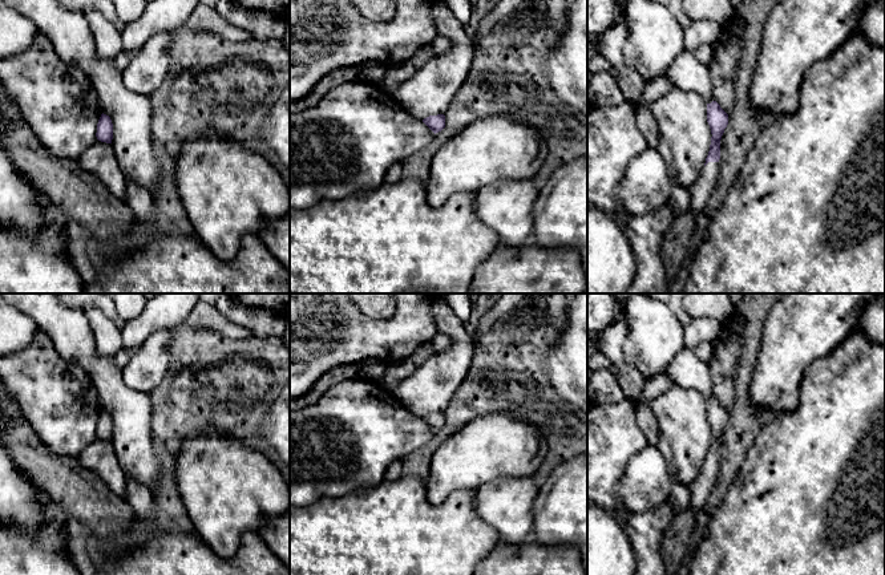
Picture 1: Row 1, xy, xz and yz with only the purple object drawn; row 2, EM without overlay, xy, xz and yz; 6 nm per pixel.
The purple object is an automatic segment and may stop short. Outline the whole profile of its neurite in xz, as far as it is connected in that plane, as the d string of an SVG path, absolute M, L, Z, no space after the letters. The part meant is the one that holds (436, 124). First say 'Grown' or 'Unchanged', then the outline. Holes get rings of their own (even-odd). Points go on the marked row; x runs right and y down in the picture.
Unchanged. M444 114L429 116L424 118L423 122L436 134L445 127L445 116Z

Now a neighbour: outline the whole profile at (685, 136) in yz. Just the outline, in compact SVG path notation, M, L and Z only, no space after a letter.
M672 89L651 105L659 127L658 151L667 163L672 186L691 189L711 145L707 101L694 90Z

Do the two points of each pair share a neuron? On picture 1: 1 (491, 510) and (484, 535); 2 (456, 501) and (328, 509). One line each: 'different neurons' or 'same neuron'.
1: different neurons
2: same neuron

